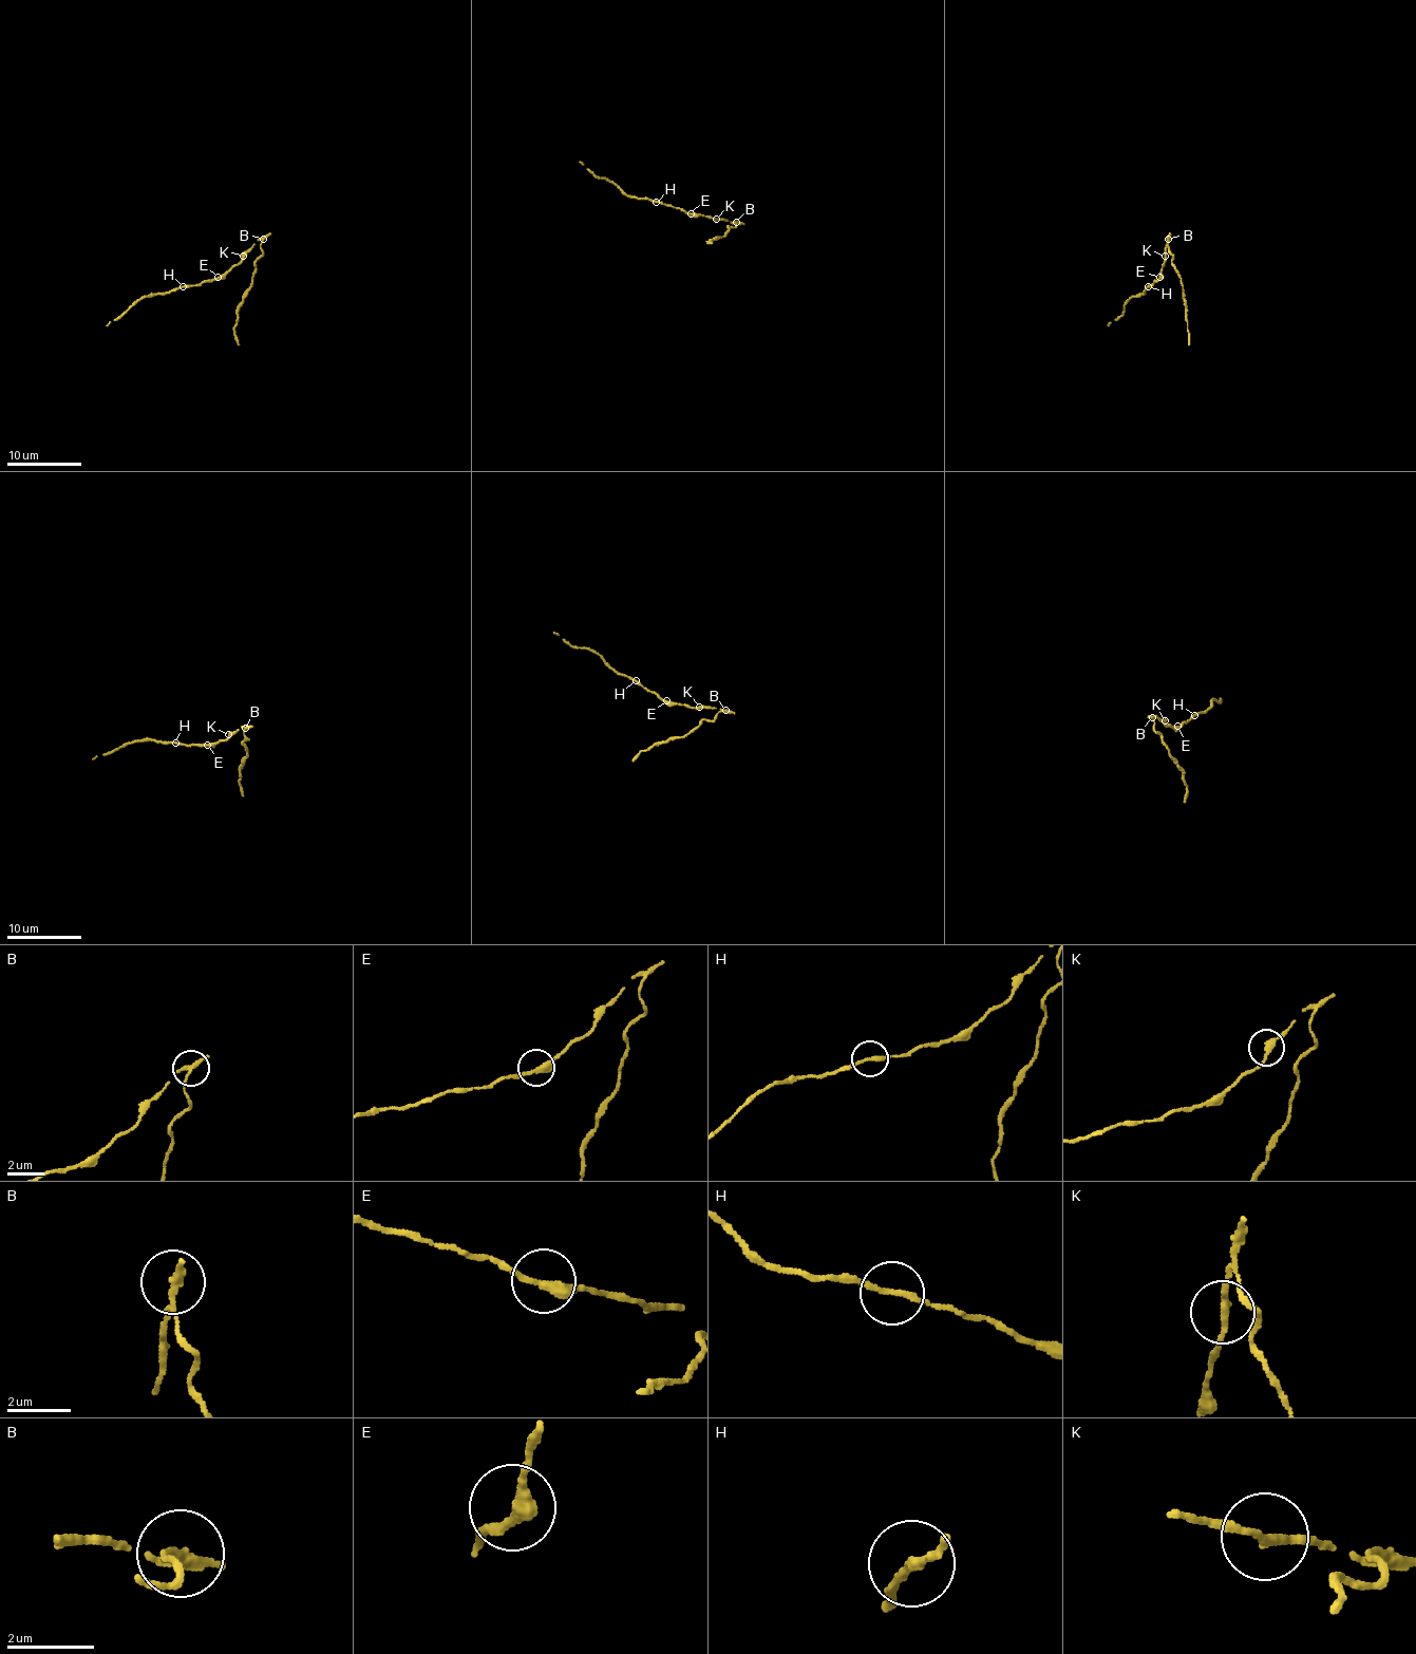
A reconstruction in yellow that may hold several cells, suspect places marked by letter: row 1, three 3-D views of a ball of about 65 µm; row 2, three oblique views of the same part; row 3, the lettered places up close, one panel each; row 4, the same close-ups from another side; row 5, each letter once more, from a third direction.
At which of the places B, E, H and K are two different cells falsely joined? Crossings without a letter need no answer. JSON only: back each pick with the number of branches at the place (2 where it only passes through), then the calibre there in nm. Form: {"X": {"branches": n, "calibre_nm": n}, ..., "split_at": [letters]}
{"B": {"branches": 1, "calibre_nm": 300}, "split_at": ["B"]}

